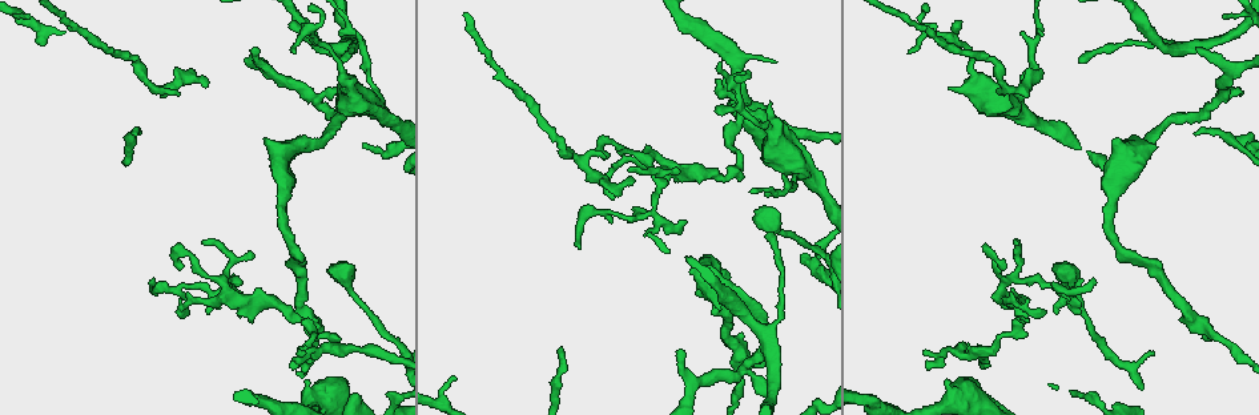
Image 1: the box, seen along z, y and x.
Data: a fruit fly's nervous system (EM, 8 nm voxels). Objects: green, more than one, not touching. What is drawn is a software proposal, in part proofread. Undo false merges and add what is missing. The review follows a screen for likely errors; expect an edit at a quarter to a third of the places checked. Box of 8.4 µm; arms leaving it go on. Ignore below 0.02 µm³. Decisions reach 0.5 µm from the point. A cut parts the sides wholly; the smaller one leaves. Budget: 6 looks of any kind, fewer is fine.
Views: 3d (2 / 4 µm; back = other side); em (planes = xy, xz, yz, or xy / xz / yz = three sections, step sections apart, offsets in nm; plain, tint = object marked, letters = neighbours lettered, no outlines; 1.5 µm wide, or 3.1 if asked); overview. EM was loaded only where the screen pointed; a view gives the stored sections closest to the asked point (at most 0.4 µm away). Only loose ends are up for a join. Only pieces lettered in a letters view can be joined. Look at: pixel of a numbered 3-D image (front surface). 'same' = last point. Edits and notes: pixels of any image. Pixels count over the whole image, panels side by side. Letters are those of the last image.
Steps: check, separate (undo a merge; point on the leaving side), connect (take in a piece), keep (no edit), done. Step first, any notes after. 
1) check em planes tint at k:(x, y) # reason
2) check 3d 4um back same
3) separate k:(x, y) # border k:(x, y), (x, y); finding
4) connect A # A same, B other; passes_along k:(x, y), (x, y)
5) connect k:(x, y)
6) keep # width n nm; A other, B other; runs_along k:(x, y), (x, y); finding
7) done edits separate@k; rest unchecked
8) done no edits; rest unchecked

check em planes letters at 1:(1197, 48) # branch stops here

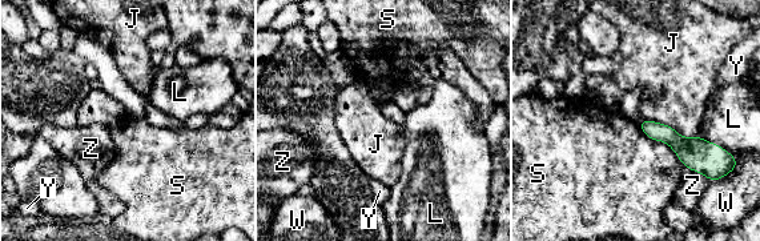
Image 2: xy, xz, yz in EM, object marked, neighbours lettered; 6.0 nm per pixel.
keep # J other, L other, S other, W other, Y other, Z other; border 2:(644, 117), (698, 135); none of them fits

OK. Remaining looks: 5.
check 3d 4um at 1:(1092, 278) # an open end

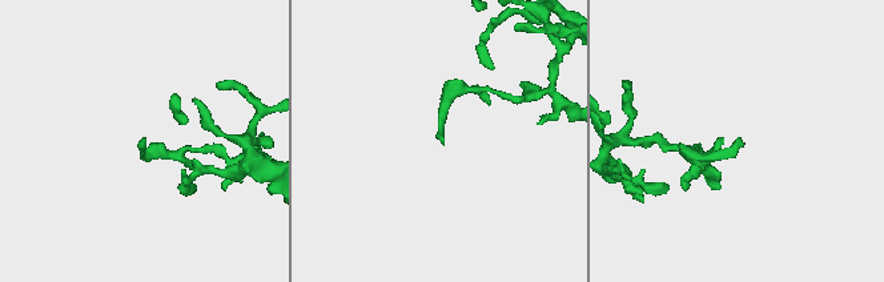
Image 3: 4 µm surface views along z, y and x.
check em xy step 4 letters at 3:(443, 142)

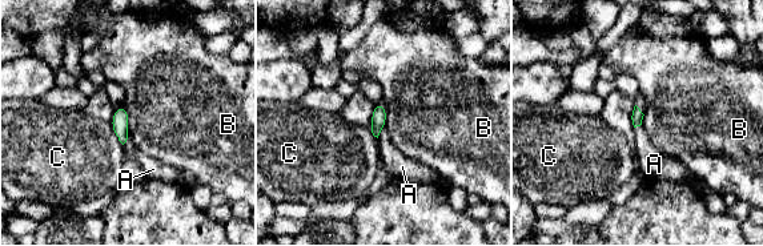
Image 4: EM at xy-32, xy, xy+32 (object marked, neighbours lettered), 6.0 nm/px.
check em planes letters same

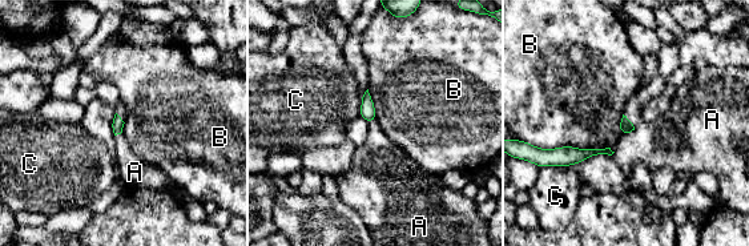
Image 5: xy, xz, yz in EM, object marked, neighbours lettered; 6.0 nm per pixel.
keep # width 70 nm; longest_contact B 440 nm; A other, B other, C other; none of them fits

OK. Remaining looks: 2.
check em planes letters at 1:(764, 363) # branch stops here

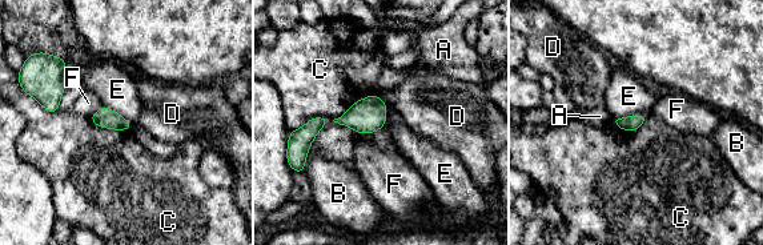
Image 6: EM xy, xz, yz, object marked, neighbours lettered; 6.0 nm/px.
keep # A other, B other, C other, D other, E other, F other; border 6:(649, 116), (627, 115), (613, 117); none of them fits

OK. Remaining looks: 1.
done no edits; rest unchecked

